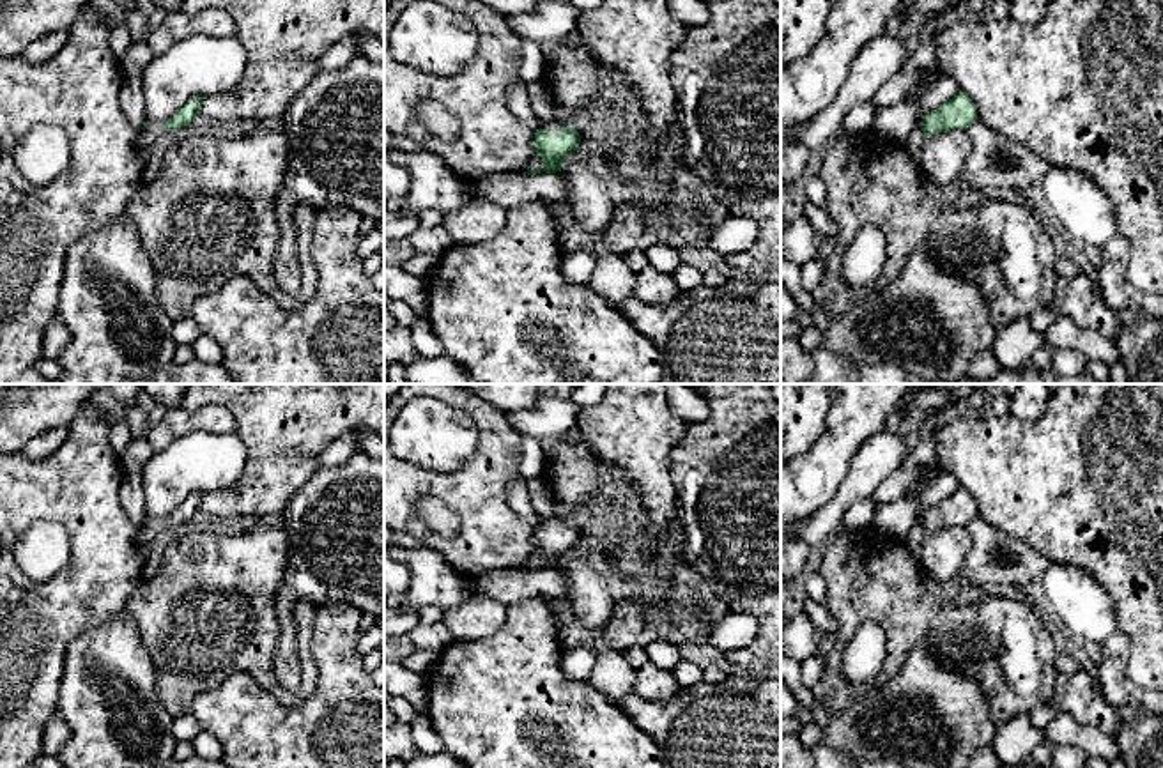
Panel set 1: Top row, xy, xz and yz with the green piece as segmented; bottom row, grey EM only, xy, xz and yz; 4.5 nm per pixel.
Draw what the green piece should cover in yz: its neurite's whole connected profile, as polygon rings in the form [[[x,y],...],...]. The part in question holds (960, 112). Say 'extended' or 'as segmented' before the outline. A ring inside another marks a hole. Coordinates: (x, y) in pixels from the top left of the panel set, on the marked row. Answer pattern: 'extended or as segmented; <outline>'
extended; [[[961,90],[938,110],[928,113],[922,124],[901,143],[908,157],[919,165],[922,159],[922,143],[928,134],[938,134],[951,129],[967,131],[977,120],[975,104]]]

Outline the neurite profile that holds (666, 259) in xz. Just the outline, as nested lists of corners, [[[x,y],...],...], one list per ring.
[[[666,242],[648,248],[646,257],[648,265],[667,274],[673,274],[683,264],[680,251]]]

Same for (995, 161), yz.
[[[981,120],[970,124],[965,133],[972,147],[958,179],[981,195],[1041,184],[1050,168],[1037,152]]]

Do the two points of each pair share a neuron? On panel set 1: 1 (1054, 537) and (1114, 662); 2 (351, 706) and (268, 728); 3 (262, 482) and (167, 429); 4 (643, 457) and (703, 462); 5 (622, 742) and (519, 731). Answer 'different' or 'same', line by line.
1: different
2: same
3: different
4: different
5: same

